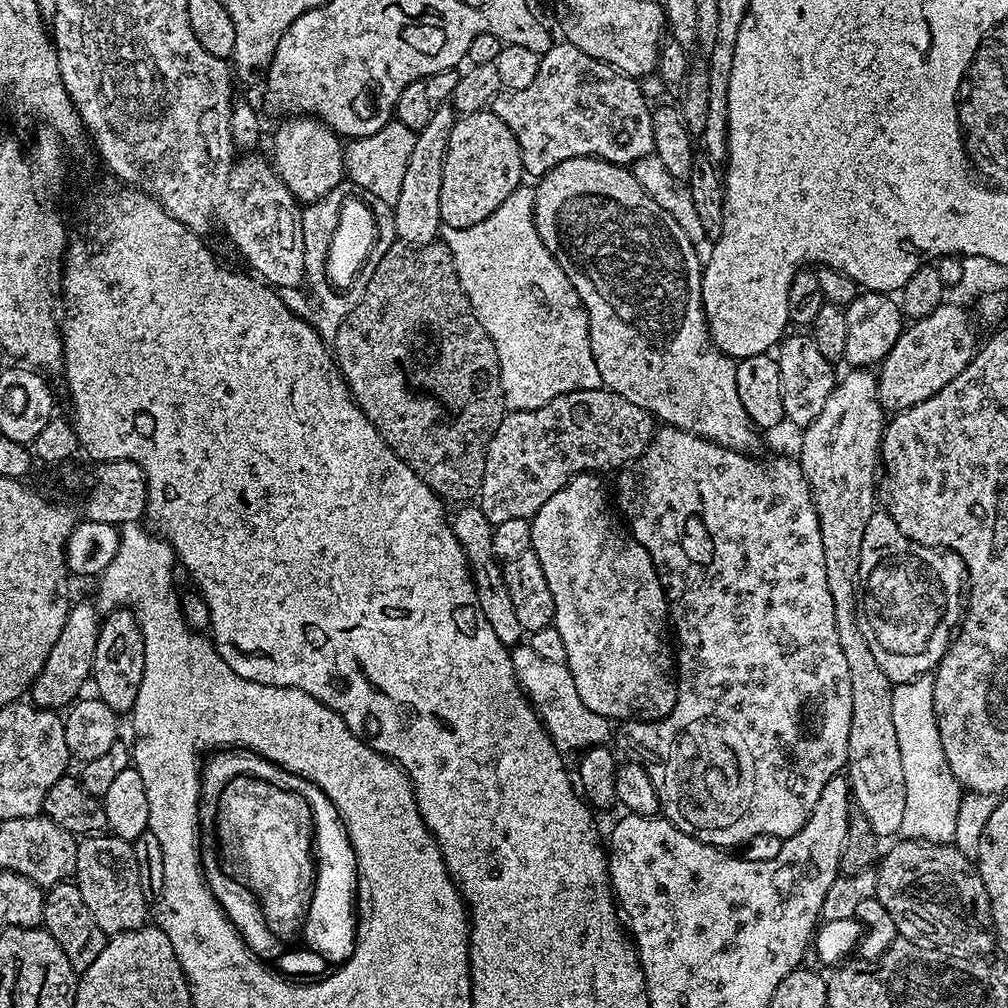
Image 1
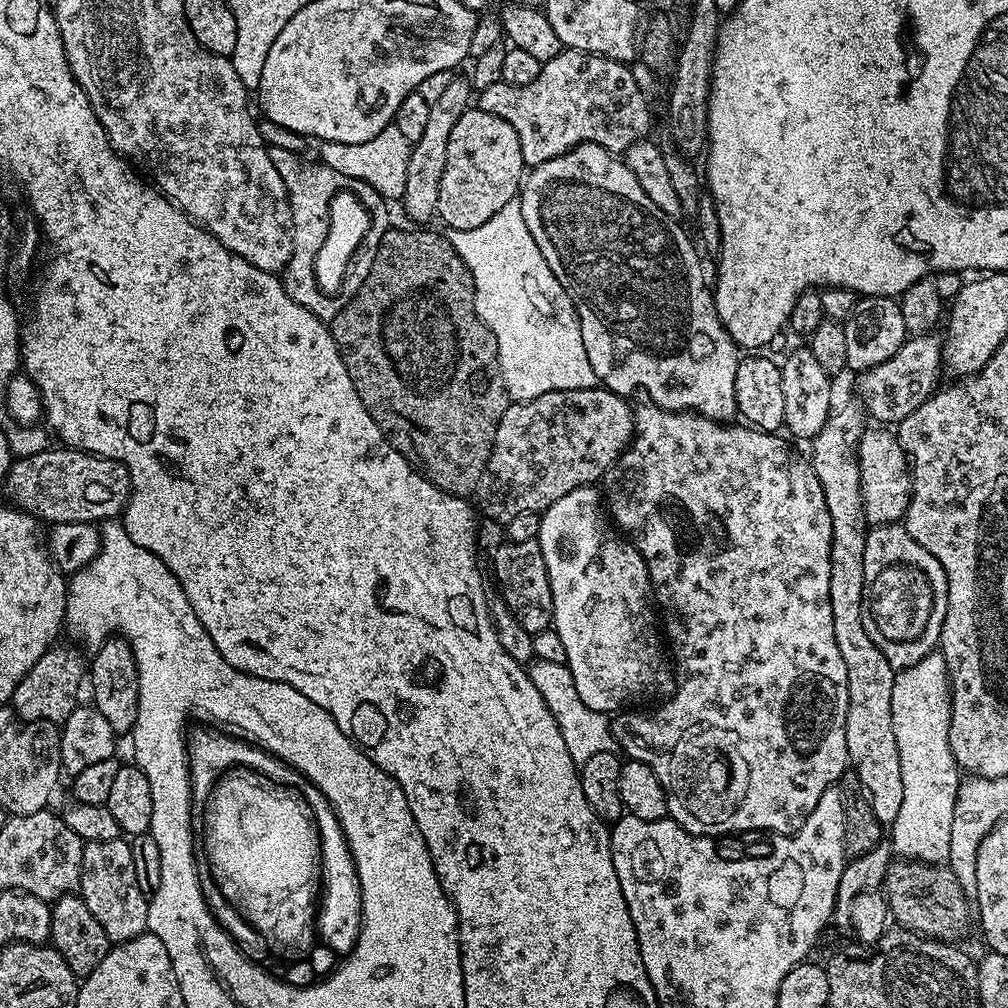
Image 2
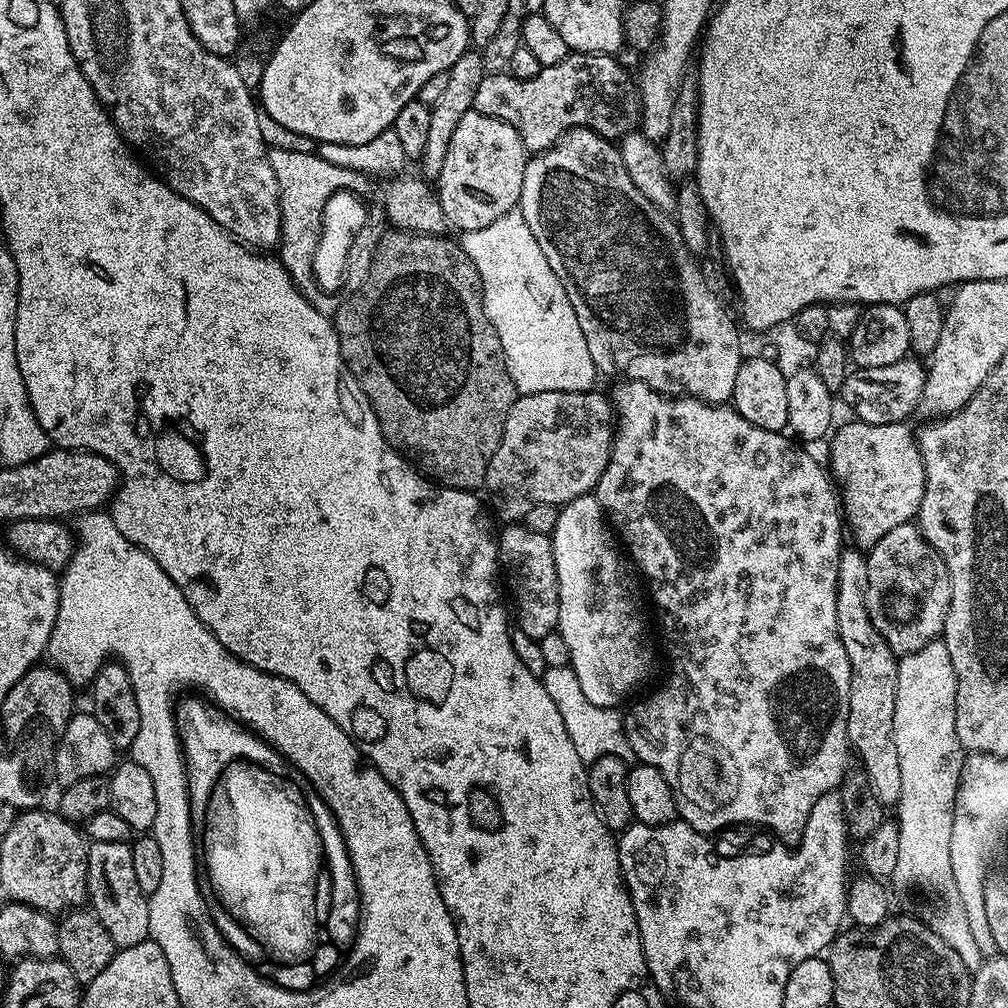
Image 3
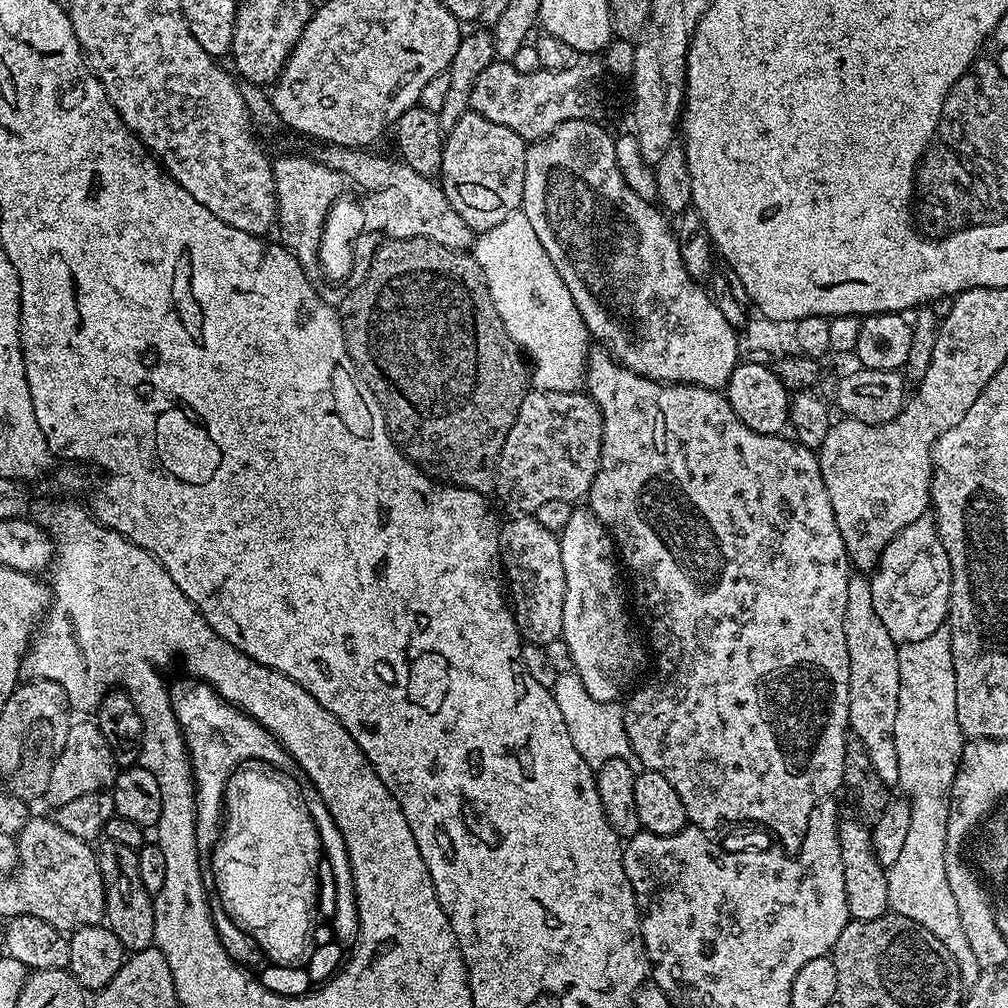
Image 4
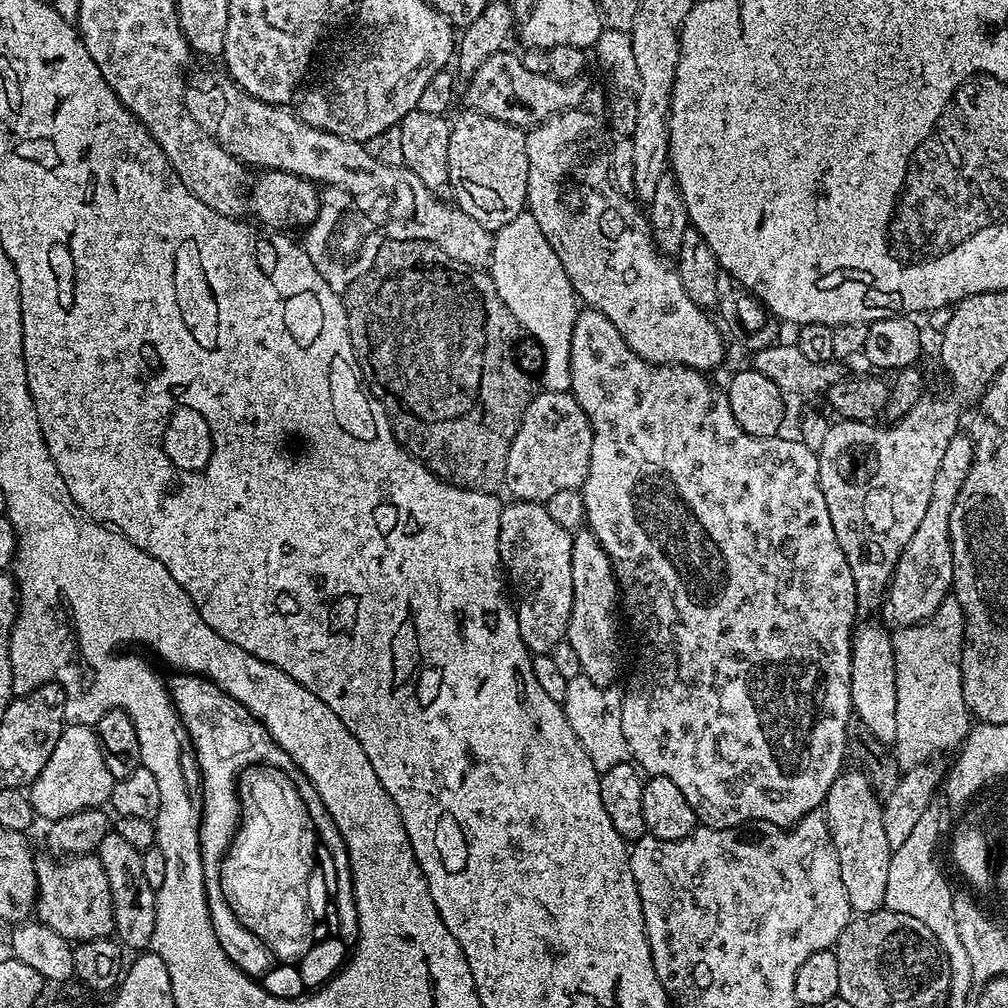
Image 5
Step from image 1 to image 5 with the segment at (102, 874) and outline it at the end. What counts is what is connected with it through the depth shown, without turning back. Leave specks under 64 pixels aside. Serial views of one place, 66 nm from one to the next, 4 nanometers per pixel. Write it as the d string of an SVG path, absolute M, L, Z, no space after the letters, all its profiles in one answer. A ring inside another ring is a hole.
M109 830L106 834L106 838L102 838L102 842L100 843L98 849L98 855L100 857L100 861L102 862L102 870L106 870L106 878L110 878L110 894L112 895L112 901L114 902L114 926L116 927L114 936L117 941L125 949L131 950L131 948L140 948L136 950L144 950L149 947L152 943L152 939L154 938L154 922L156 921L156 889L150 886L150 882L146 882L146 874L142 870L142 854L138 850L134 850L134 846L130 846L130 842L125 842L114 830Z

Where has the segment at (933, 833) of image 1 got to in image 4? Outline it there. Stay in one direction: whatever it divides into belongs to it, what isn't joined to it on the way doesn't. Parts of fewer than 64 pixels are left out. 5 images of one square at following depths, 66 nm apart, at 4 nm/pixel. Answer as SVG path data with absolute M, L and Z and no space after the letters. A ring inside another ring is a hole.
M941 630L930 634L930 638L922 638L909 644L901 644L898 648L898 718L894 718L894 750L898 750L898 788L904 792L912 806L910 814L910 830L906 833L906 843L902 846L899 858L894 866L886 869L888 873L888 907L899 916L918 922L918 926L926 926L946 950L950 950L950 958L960 971L960 983L971 986L978 981L982 971L978 958L962 930L962 922L958 915L958 906L954 902L950 885L946 878L946 817L950 814L950 794L956 771L960 765L960 755L966 743L963 730L958 726L958 706L956 705L956 675L952 661L952 637Z

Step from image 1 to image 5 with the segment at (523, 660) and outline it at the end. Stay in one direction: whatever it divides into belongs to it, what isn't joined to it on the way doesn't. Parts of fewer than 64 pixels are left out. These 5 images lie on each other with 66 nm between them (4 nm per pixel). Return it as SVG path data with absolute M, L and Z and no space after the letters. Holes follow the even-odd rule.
M583 674L568 681L566 698L562 703L564 713L578 742L582 742L590 762L594 762L599 773L610 770L610 766L629 763L630 753L626 734L622 734L623 701L624 694L619 687L595 684Z

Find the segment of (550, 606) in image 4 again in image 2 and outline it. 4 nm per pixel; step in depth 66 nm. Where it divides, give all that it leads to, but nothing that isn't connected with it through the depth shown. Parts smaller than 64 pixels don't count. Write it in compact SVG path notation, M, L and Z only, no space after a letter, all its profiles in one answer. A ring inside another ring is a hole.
M536 540L530 542L503 542L496 548L496 557L493 558L492 564L496 567L496 580L500 583L499 595L518 618L523 629L530 633L541 632L547 628L553 627L552 611L554 610L554 598L550 594L550 578L546 574L546 562L542 556L542 550Z

